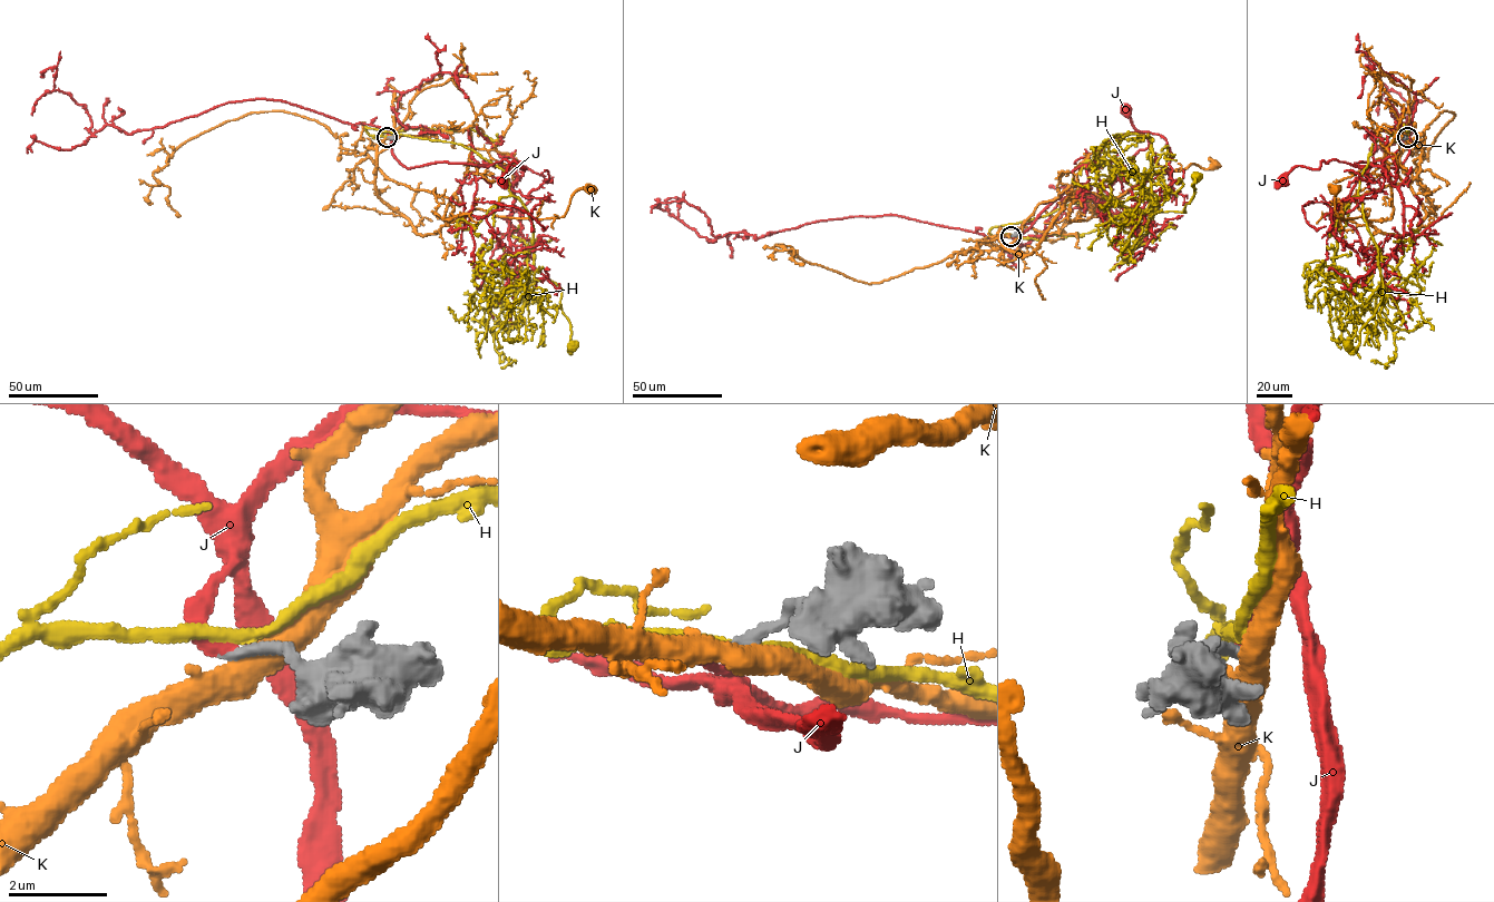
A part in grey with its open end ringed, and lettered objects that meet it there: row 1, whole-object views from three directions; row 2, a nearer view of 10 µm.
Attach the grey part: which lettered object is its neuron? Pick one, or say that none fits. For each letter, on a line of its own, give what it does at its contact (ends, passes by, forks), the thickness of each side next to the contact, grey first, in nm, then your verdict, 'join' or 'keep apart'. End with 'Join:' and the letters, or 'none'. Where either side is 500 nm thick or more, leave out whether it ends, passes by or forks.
H: it passes by; 260 nm thick on the grey side, 240 nm on the other; keep apart
J: it ends there; 240 nm thick on the grey side, 300 nm on the other; join
K: 240 nm thick on the grey side, 500 nm on the other; keep apart
Join: J

